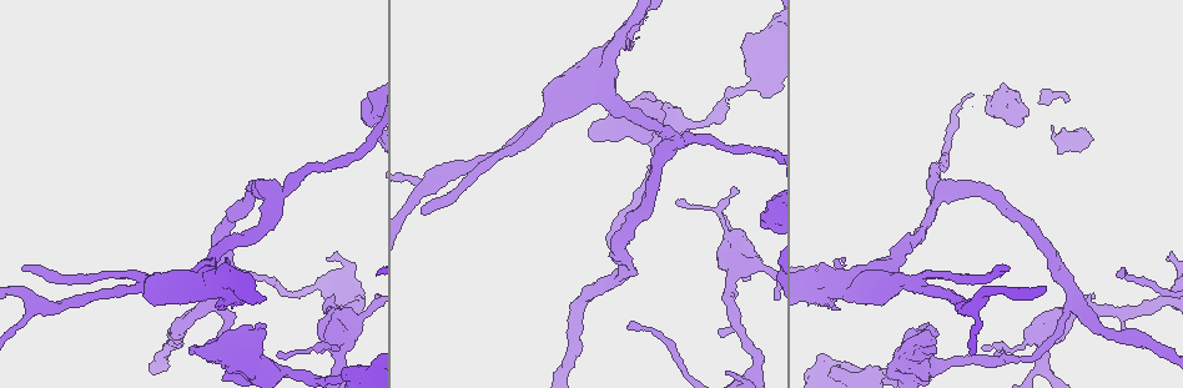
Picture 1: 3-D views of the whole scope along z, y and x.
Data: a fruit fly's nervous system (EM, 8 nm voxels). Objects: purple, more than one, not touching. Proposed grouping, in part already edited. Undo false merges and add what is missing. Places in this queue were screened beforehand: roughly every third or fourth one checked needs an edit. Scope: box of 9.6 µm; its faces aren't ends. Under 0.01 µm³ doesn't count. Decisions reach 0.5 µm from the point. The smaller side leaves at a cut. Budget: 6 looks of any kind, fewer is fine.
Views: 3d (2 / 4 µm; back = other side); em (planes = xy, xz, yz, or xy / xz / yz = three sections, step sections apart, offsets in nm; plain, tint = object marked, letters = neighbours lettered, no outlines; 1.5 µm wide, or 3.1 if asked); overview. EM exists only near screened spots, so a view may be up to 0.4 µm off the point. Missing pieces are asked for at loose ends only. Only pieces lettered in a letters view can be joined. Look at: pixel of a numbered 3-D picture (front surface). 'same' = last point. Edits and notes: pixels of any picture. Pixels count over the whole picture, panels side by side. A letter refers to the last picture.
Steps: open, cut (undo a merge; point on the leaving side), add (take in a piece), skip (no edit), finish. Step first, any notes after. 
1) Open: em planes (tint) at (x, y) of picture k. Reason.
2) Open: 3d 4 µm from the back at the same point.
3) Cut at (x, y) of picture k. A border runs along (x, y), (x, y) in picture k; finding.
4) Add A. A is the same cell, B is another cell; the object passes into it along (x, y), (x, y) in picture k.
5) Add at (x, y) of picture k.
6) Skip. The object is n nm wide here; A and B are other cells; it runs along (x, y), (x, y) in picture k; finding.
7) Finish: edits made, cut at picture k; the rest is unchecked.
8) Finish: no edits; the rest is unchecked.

Open: em planes (letters) at (733, 189) of picture 1. Free end.

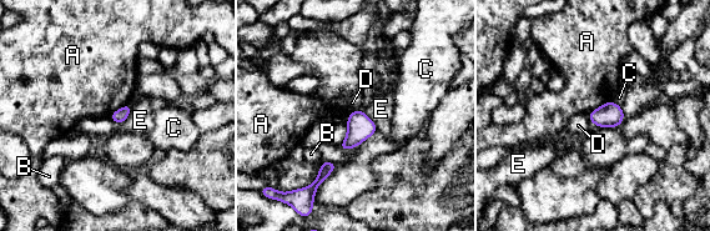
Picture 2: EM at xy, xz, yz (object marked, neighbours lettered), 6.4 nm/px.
Skip. The object is 90 nm wide here; A, B, C, D and E are other cells; none of them fits.

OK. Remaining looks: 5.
Open: 3d 4 µm at (206, 349) of picture 1. Calibre changes.

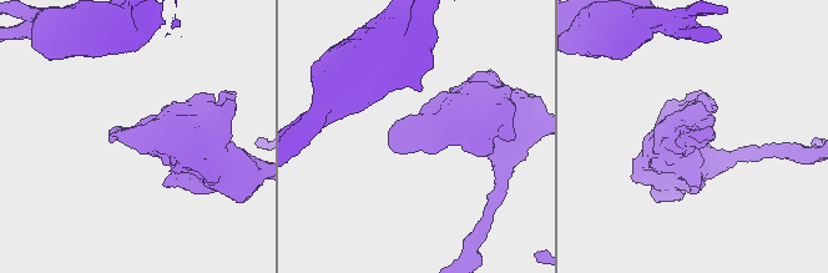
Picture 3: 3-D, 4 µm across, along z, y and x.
Open: em planes (letters) at (139, 134) of picture 3.

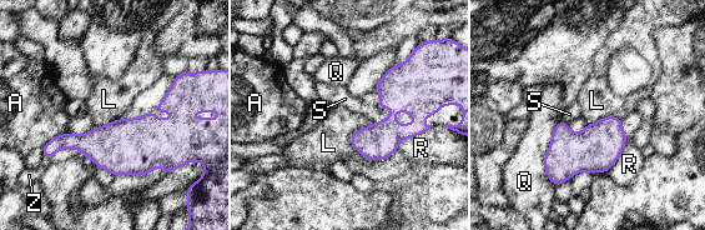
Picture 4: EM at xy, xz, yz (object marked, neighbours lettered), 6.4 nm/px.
Skip. A, L, Q, R, S and Z are other cells; continuous, no second neuron.

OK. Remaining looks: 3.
Open: em planes (letters) at (721, 332) of picture 1. An open end.

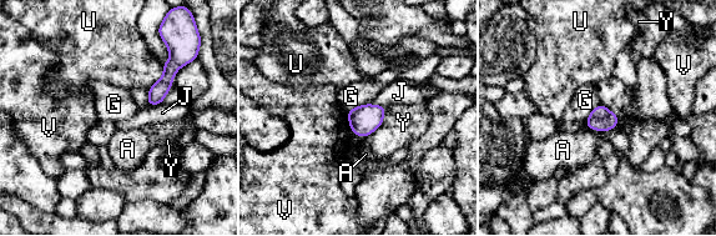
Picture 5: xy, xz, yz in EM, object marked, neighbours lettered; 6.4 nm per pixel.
Skip. The object is 160 nm wide here; A, G, J, U, V and Y are other cells; a border runs along (367, 103), (346, 111) in picture 5; none of them fits.

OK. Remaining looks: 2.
Finish: no edits; the rest is unchecked.

